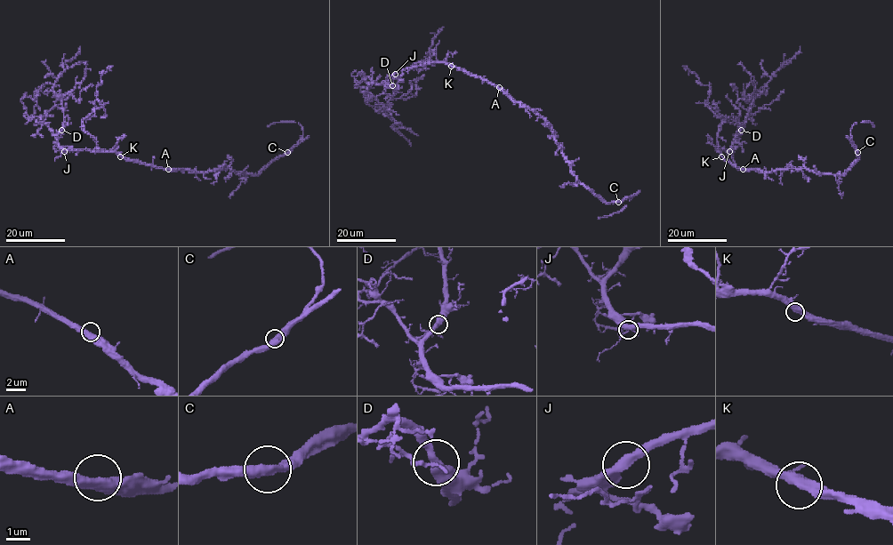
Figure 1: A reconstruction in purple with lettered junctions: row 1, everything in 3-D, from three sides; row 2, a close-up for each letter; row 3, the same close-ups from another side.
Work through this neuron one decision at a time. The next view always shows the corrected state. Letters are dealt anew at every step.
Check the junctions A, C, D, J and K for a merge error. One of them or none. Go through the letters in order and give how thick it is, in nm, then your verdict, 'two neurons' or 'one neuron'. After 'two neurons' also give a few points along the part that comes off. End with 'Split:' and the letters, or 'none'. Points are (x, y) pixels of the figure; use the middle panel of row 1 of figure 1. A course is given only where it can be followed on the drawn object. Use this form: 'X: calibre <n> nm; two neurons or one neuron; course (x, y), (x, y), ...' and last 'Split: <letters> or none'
A: calibre 460 nm; one neuron
C: calibre 420 nm; one neuron
D: calibre 400 nm; one neuron
J: calibre 420 nm; one neuron
K: calibre 440 nm; one neuron
Split: none

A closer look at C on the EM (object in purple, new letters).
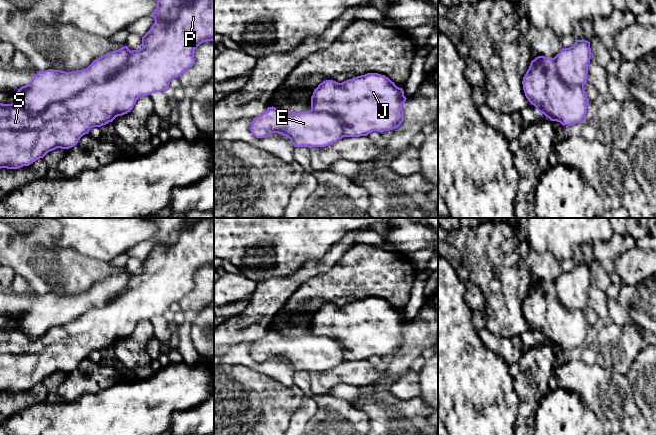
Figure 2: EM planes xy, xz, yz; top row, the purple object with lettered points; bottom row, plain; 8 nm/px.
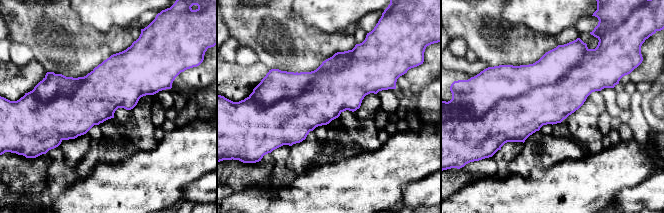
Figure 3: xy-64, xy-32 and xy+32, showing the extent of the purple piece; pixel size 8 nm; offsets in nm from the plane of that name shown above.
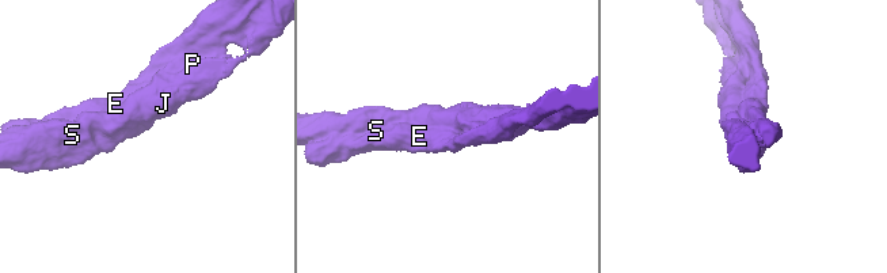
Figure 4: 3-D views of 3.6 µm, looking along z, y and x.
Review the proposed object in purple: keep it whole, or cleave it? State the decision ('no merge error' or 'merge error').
no merge error

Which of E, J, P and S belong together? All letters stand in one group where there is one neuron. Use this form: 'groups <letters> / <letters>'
groups E J P S

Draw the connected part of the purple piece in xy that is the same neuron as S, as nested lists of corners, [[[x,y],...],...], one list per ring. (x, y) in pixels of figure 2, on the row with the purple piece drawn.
[[[157,0],[157,8],[151,14],[151,17],[154,18],[155,22],[151,26],[150,30],[142,37],[141,49],[131,51],[128,46],[124,46],[95,59],[86,69],[83,70],[65,72],[49,69],[39,71],[27,85],[18,89],[17,99],[13,103],[0,103],[0,169],[18,169],[23,166],[29,166],[36,160],[43,158],[48,152],[57,148],[72,148],[77,145],[83,135],[89,133],[91,128],[106,125],[109,122],[112,122],[116,117],[130,112],[136,101],[141,96],[150,95],[154,92],[168,91],[170,82],[195,64],[195,49],[203,42],[214,40],[214,0]]]

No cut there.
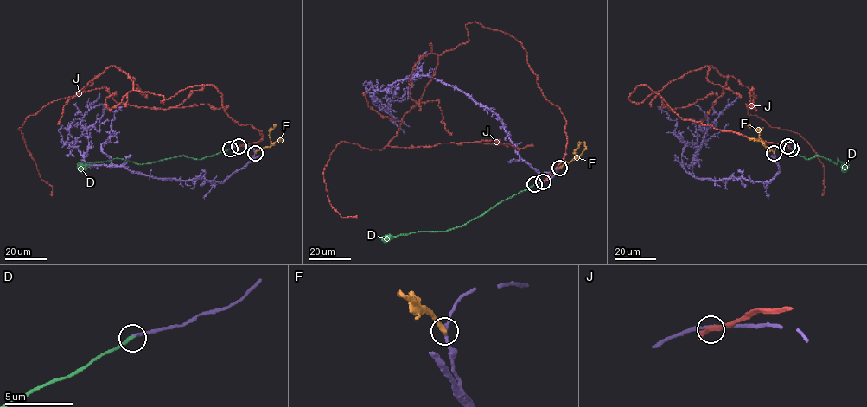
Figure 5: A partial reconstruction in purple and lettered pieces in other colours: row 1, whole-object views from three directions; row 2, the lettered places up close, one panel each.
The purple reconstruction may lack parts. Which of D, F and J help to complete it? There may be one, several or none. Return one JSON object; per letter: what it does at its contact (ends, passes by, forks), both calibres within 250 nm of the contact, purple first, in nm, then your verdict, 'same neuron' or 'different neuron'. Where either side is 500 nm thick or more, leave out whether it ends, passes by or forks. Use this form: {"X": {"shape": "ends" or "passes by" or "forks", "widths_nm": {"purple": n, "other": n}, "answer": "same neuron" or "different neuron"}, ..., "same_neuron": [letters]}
{"D": {"shape": "ends", "widths_nm": {"purple": 240, "other": 240}, "answer": "same neuron"}, "F": {"shape": "ends", "widths_nm": {"purple": 200, "other": 420}, "answer": "different neuron"}, "J": {"shape": "ends", "widths_nm": {"purple": 190, "other": 360}, "answer": "different neuron"}, "same_neuron": ["D"]}

